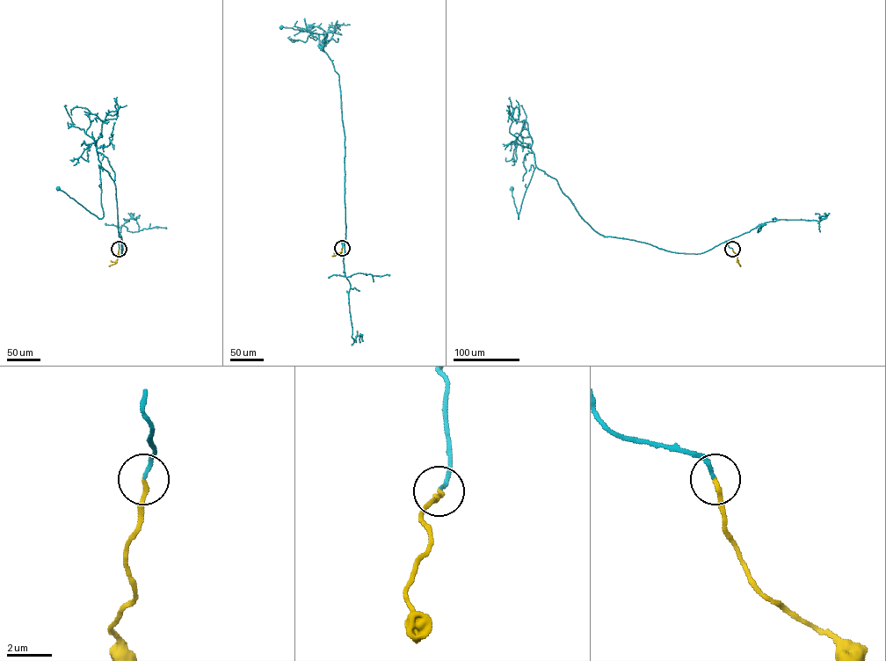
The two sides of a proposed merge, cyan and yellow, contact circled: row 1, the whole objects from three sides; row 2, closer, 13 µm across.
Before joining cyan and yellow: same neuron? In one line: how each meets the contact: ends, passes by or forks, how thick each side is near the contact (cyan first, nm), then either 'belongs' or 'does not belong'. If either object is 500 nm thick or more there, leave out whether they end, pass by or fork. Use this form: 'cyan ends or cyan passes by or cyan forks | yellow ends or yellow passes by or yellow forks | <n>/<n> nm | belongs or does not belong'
cyan ends | yellow ends | 150/200 nm | belongs

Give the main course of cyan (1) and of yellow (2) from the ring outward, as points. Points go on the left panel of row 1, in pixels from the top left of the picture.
1: (119, 249), (119, 243), (121, 241), (122, 254), (116, 188), (106, 170), (101, 166), (101, 218), (58, 189)
2: (119, 249), (116, 263), (109, 265)

